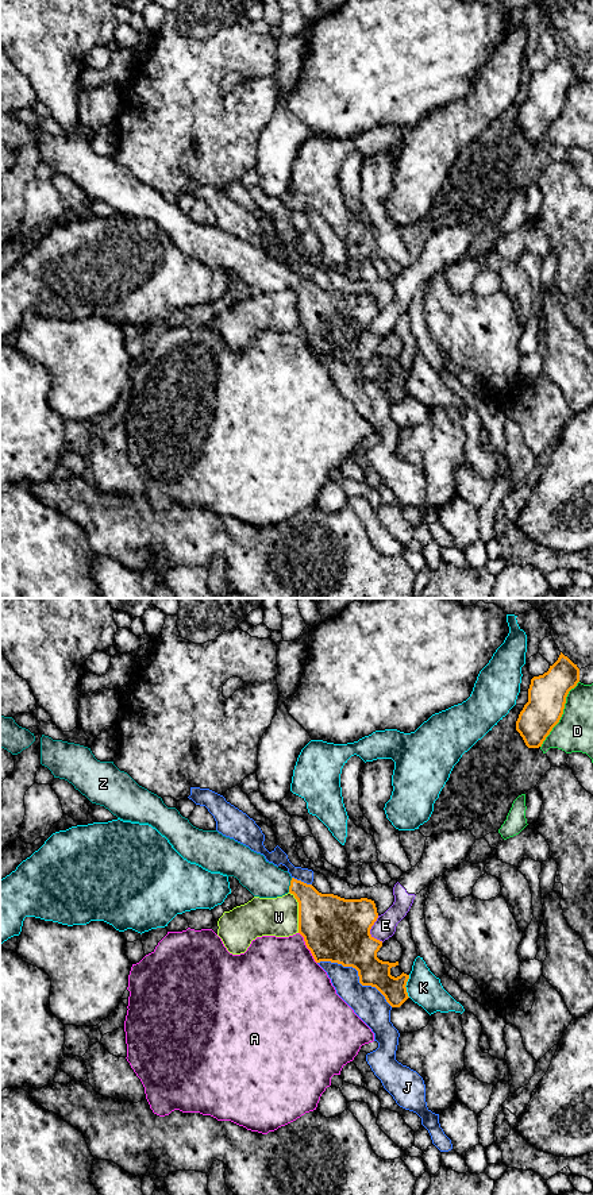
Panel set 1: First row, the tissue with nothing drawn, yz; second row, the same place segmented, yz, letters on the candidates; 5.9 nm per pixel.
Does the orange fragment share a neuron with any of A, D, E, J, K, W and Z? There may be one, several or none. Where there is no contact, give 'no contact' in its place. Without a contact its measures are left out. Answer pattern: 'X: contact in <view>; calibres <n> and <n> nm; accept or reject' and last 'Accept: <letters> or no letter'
A: contact in yz; calibres 380 and 480 nm; reject
D: contact in yz; calibres 220 and 220 nm; reject
E: contact in yz; calibres 380 and 130 nm; reject
J: contact in yz; calibres 320 and 190 nm; reject
K: contact in yz; calibres 170 and 200 nm; reject
W: contact in yz; calibres 380 and 220 nm; reject
Z: contact in yz; calibres 260 and 220 nm; accept
Accept: Z

